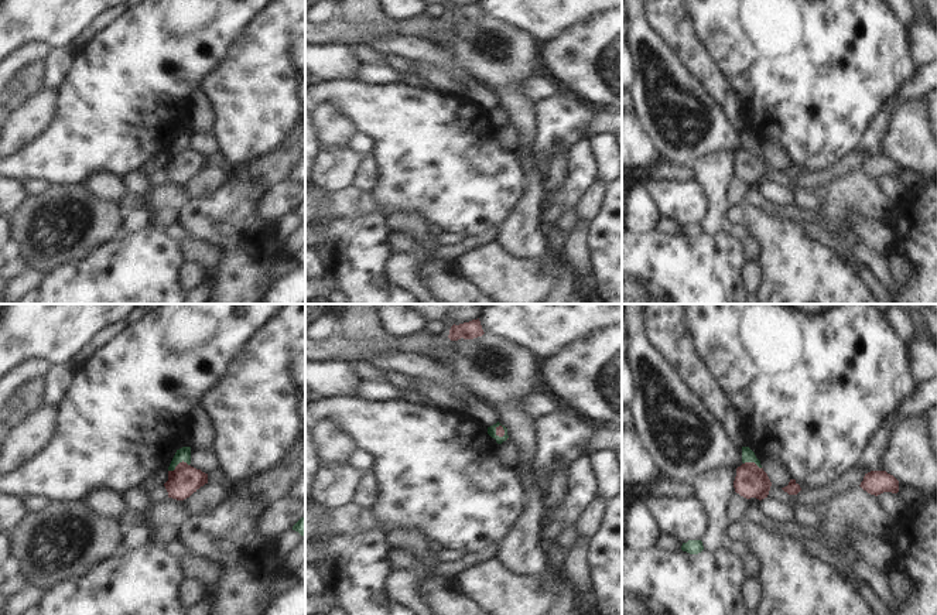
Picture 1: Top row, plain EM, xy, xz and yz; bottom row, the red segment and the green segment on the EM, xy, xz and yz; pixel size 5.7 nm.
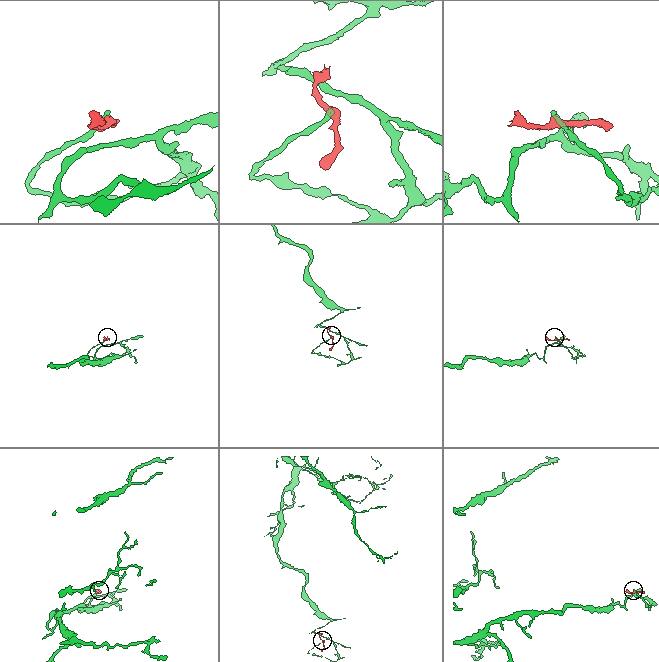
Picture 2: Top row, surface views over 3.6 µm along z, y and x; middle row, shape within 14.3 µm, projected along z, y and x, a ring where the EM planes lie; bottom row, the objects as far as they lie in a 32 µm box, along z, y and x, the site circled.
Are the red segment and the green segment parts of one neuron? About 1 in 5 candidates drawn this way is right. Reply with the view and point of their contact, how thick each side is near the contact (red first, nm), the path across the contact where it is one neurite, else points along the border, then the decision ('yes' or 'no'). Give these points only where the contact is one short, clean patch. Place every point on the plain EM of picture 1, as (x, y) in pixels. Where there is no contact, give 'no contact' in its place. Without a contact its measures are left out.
meets red in xy at (178, 147); 170 nm thick on the red side, 80 nm on the other; border along xy (188, 147), (181, 144), (168, 154); no

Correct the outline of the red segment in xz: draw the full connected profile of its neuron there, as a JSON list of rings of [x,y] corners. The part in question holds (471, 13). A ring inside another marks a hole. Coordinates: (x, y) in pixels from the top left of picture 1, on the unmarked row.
[[[478,1],[478,3],[472,3],[469,6],[464,6],[464,7],[459,7],[459,8],[454,7],[449,13],[448,21],[451,24],[458,24],[461,21],[473,23],[473,21],[482,20],[483,17],[485,16],[483,16],[481,4]]]

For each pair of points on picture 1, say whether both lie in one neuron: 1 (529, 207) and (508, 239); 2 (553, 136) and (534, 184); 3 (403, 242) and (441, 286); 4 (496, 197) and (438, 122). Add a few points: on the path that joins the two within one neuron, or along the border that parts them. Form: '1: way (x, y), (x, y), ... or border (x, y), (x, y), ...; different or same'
1: way (525, 215), (522, 225), (516, 231); same
2: border (533, 137), (520, 149), (543, 173); different
3: border (427, 259), (447, 259), (452, 263); different
4: way (478, 178), (440, 140); same

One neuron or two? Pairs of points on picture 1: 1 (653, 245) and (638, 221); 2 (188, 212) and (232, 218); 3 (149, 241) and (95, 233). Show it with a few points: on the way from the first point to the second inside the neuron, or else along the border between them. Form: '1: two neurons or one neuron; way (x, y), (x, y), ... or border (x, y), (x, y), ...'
1: two neurons; border (656, 229), (636, 235)
2: one neuron; way (199, 221), (221, 221)
3: two neurons; border (118, 236), (88, 255)

